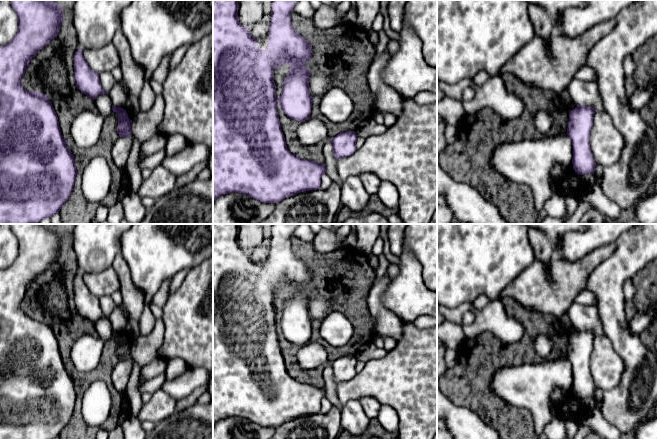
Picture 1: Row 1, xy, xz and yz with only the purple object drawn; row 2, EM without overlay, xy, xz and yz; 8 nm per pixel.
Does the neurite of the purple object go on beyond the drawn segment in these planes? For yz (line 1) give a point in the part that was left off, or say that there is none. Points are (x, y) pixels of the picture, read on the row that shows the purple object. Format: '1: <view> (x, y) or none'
1: none

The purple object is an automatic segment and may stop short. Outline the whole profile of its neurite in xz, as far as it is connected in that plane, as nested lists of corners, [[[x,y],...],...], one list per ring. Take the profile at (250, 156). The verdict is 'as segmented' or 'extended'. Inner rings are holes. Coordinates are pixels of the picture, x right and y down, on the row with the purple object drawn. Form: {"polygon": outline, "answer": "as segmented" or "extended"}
{"polygon": [[[213,0],[213,203],[214,201],[228,193],[242,193],[251,198],[263,203],[278,203],[285,198],[296,195],[300,192],[320,189],[321,177],[326,173],[324,163],[317,163],[316,161],[299,158],[292,154],[286,145],[285,137],[281,130],[281,124],[277,112],[277,104],[279,103],[282,111],[291,119],[299,123],[305,121],[310,117],[312,108],[312,96],[309,91],[309,76],[312,73],[304,63],[312,59],[312,47],[308,40],[296,33],[292,26],[291,13],[294,6],[299,0],[273,0],[271,11],[271,23],[269,30],[268,48],[262,50],[258,47],[257,39],[255,39],[249,28],[241,25],[238,20],[238,0]],[[284,63],[290,64],[290,69],[284,78],[284,87],[280,98],[276,97],[276,87],[274,83],[274,70],[282,66]]], "answer": "as segmented"}

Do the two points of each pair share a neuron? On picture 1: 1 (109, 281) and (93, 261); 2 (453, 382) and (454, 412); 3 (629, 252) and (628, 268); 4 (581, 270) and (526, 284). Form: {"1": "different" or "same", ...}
{"1": "different", "2": "different", "3": "same", "4": "same"}

